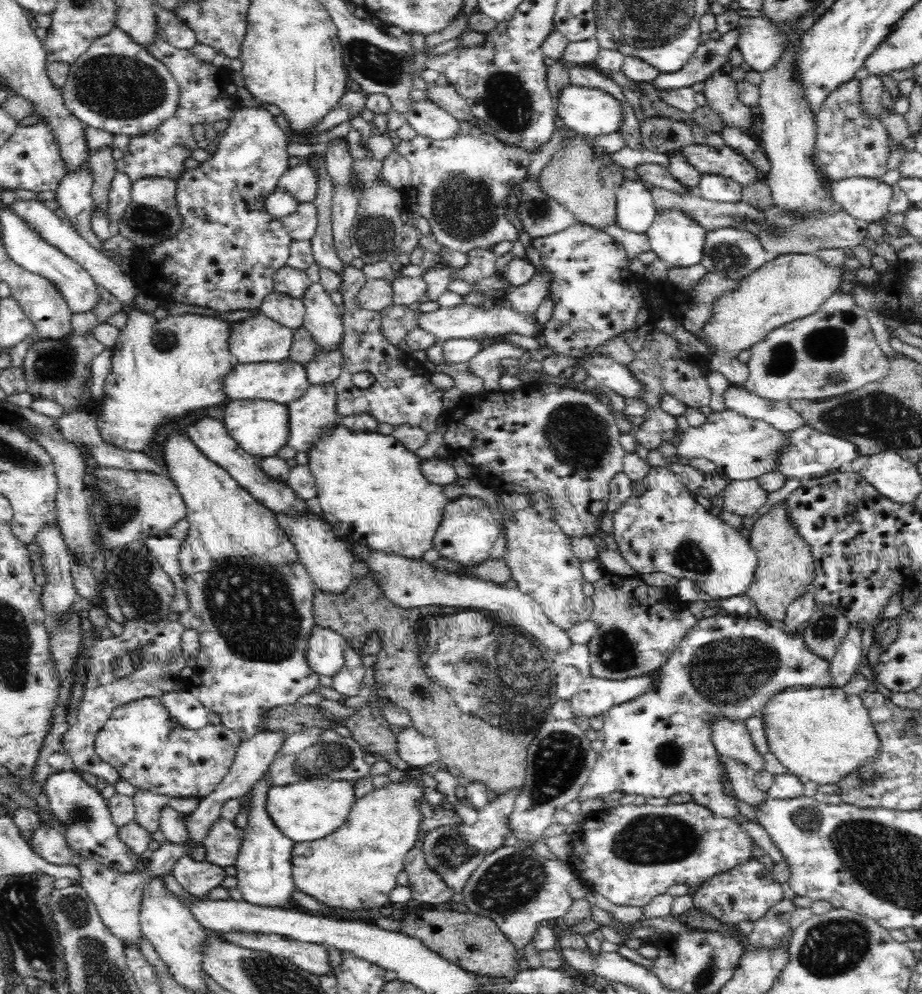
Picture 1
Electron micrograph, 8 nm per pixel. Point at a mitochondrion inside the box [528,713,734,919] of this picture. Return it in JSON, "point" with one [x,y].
{"point":[647,839]}

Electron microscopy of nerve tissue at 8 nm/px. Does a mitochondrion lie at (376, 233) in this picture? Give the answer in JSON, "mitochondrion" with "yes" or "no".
{"mitochondrion":"yes"}

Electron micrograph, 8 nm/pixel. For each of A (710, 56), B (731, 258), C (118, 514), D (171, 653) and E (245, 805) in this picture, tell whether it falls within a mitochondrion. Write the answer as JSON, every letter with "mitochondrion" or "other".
{"A":"mitochondrion","B":"mitochondrion","C":"mitochondrion","D":"other","E":"other"}

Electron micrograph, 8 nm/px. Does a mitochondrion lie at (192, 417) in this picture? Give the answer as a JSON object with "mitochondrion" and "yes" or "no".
{"mitochondrion":"no"}

